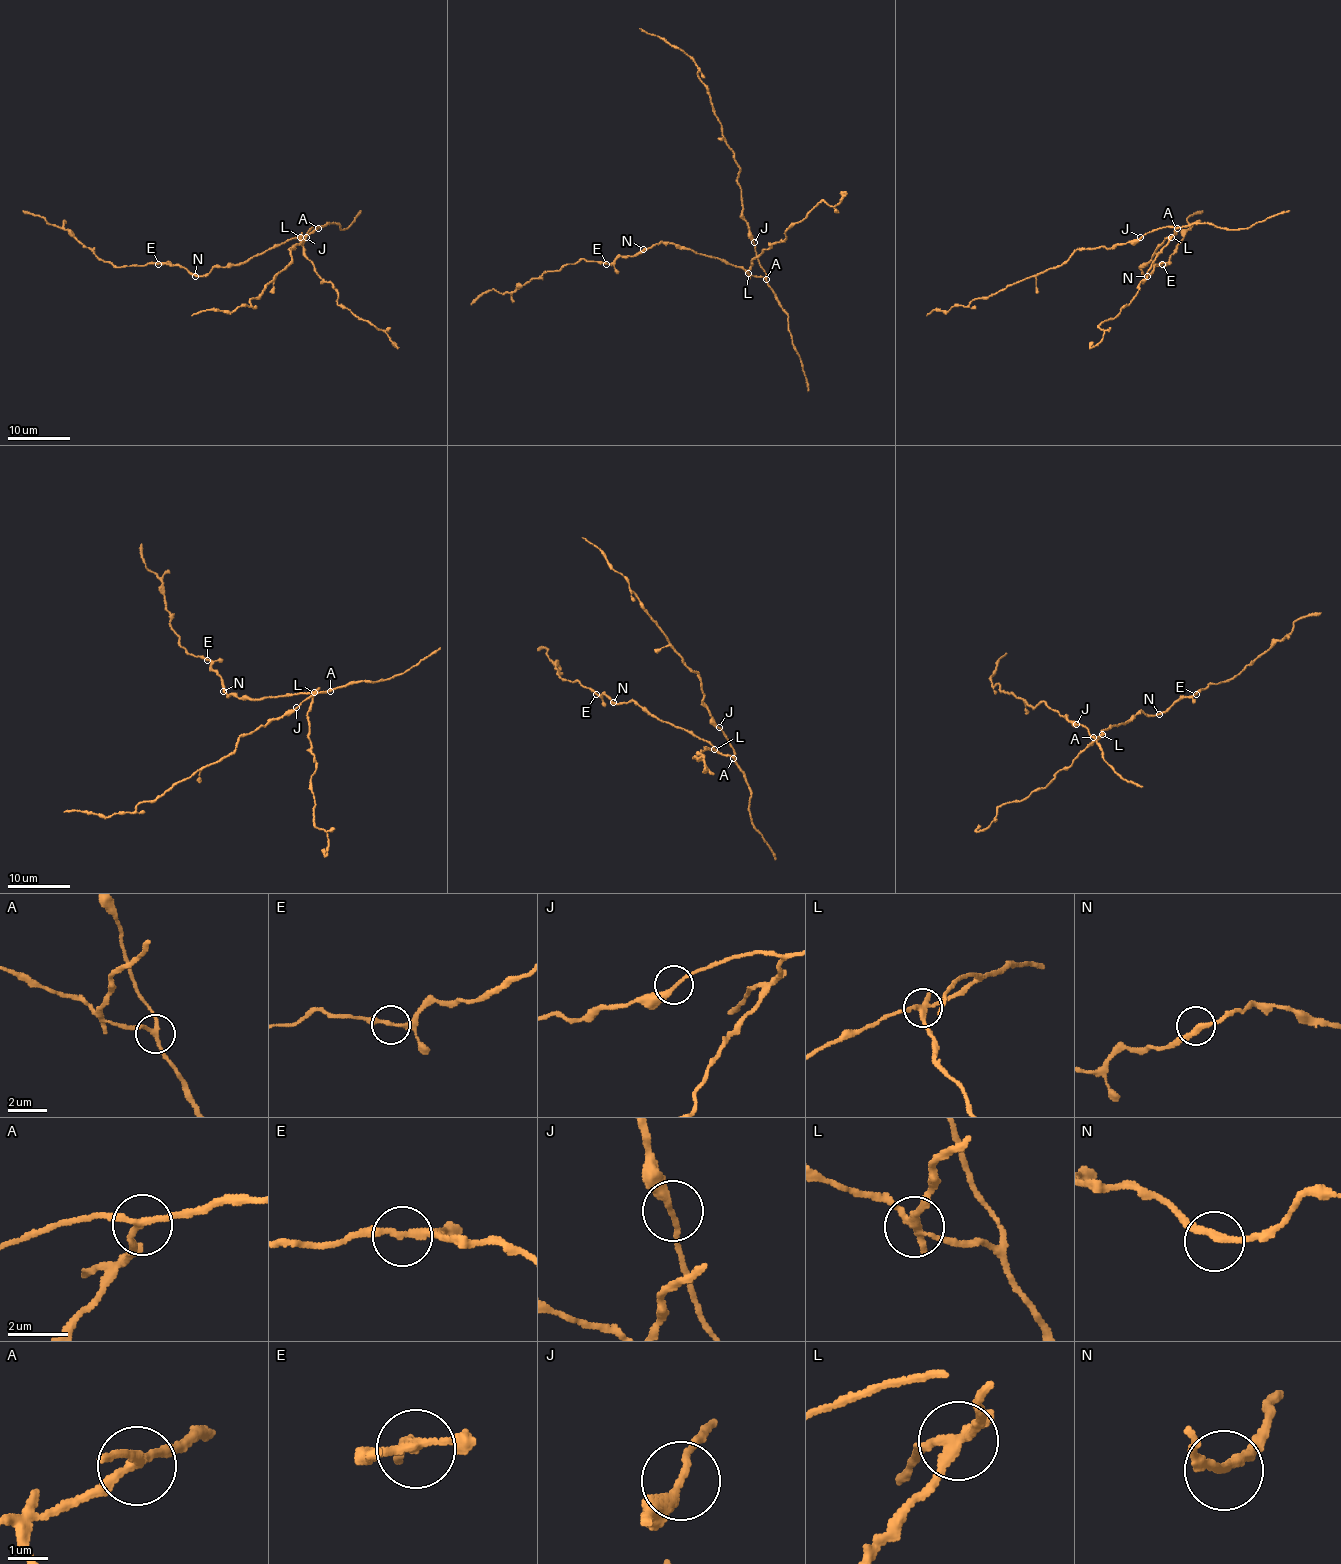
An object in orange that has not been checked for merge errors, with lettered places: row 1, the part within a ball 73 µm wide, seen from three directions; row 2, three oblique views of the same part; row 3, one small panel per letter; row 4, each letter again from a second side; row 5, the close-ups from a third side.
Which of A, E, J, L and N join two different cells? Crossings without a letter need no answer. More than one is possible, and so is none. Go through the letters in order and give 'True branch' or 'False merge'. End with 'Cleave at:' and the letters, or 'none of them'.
A: True branch
E: True branch
J: True branch
L: False merge
N: True branch
Cleave at: L

